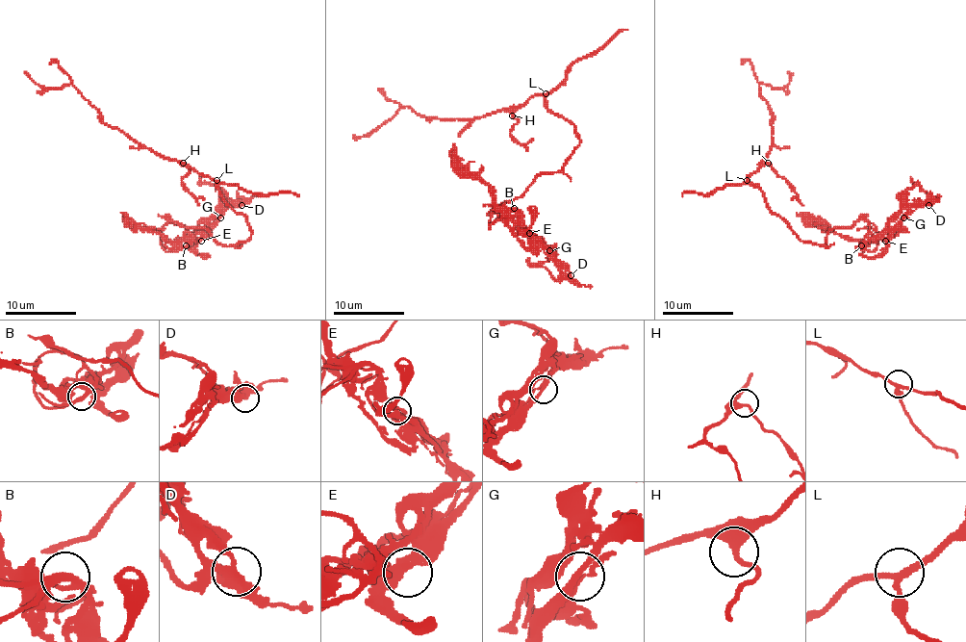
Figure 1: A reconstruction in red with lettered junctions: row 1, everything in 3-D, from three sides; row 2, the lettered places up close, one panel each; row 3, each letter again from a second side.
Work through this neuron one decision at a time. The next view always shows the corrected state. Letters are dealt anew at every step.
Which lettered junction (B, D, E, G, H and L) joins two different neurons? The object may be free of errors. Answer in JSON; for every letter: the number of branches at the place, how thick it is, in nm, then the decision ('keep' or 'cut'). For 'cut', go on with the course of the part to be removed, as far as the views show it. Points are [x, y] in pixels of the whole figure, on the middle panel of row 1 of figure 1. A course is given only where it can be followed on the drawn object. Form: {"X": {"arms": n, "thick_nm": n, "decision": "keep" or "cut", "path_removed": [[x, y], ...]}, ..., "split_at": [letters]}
{"B": {"arms": 3, "thick_nm": 240, "decision": "keep"}, "D": {"arms": 3, "thick_nm": 260, "decision": "keep"}, "E": {"arms": 3, "thick_nm": 300, "decision": "keep"}, "G": {"arms": 3, "thick_nm": 190, "decision": "keep"}, "H": {"arms": 3, "thick_nm": 320, "decision": "keep"}, "L": {"arms": 3, "thick_nm": 240, "decision": "keep"}, "split_at": []}

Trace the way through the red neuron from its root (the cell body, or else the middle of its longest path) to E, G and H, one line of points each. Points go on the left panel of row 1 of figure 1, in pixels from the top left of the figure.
E: (241, 213), (251, 236), (228, 246), (206, 228), (187, 228), (170, 219), (185, 228), (185, 238), (201, 241)
G: (241, 213), (251, 236), (228, 246), (206, 228), (187, 228), (170, 219), (193, 238), (220, 218)
H: (241, 213), (224, 200), (214, 180), (199, 175), (183, 163)

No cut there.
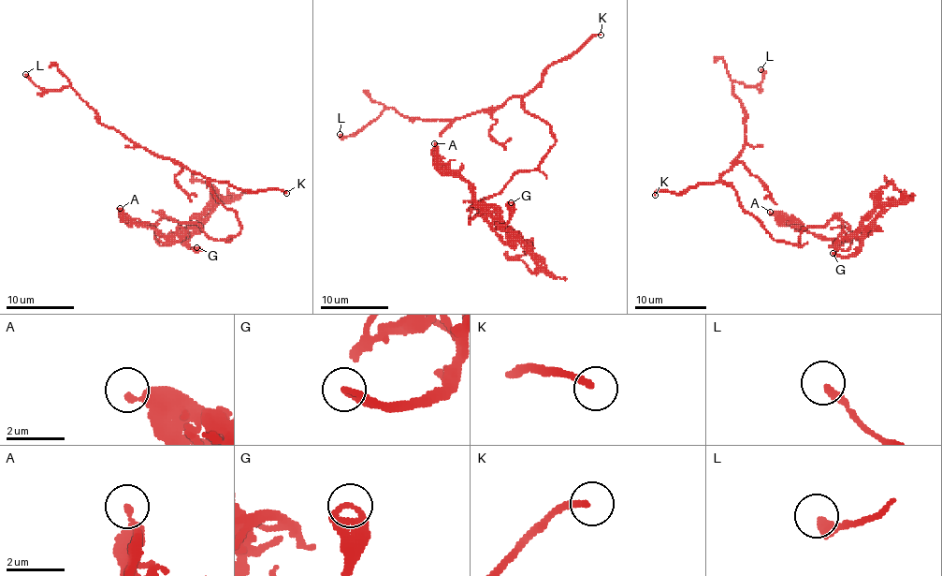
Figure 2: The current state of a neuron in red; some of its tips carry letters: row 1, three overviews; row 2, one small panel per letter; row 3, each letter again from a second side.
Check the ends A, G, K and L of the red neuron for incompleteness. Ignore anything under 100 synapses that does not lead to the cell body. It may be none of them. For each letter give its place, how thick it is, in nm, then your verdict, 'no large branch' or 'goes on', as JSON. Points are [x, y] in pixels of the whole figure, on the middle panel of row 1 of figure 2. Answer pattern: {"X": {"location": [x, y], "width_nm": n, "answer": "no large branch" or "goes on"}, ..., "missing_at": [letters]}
{"A": {"location": [434, 143], "width_nm": 240, "answer": "no large branch"}, "G": {"location": [511, 202], "width_nm": 280, "answer": "no large branch"}, "K": {"location": [601, 35], "width_nm": 220, "answer": "goes on"}, "L": {"location": [340, 134], "width_nm": 320, "answer": "no large branch"}, "missing_at": ["K"]}

